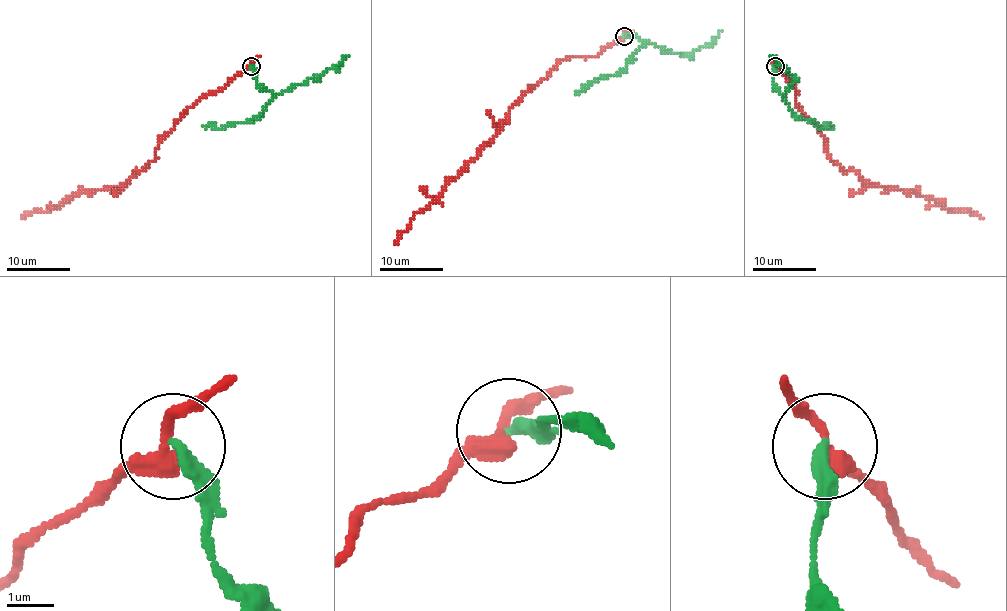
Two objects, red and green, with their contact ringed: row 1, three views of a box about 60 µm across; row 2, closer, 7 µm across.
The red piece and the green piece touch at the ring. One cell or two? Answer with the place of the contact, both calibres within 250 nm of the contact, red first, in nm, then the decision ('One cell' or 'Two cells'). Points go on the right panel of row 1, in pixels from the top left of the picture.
Place: (775, 66). Thickness 360 nm (red) against 300 nm. Two cells

